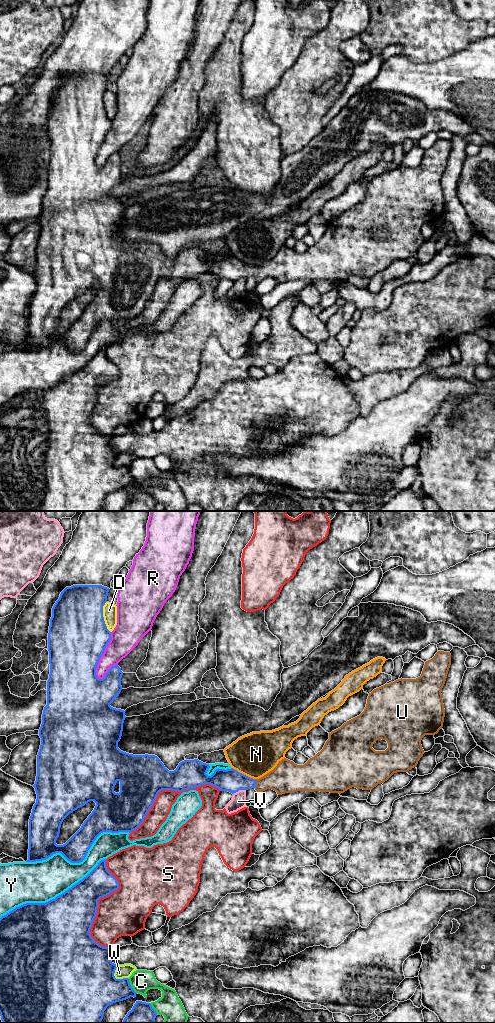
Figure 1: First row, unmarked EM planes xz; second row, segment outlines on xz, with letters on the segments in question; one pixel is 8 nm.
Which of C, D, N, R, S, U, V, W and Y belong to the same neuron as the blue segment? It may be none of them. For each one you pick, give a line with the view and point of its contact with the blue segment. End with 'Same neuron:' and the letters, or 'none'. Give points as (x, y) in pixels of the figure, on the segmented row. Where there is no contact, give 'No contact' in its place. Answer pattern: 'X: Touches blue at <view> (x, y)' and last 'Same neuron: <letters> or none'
U: Touches blue at xz (255, 783)
Same neuron: U

